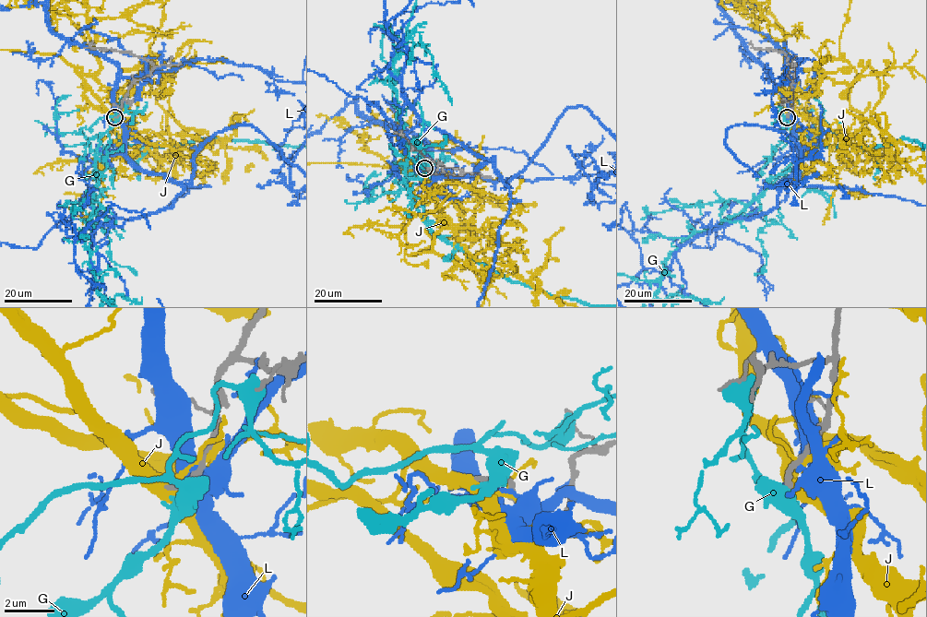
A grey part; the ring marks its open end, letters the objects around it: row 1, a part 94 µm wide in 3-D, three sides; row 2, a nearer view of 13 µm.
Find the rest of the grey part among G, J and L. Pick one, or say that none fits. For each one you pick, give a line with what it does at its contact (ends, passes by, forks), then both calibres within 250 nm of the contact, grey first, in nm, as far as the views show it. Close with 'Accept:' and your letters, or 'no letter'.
Accept: no letter

